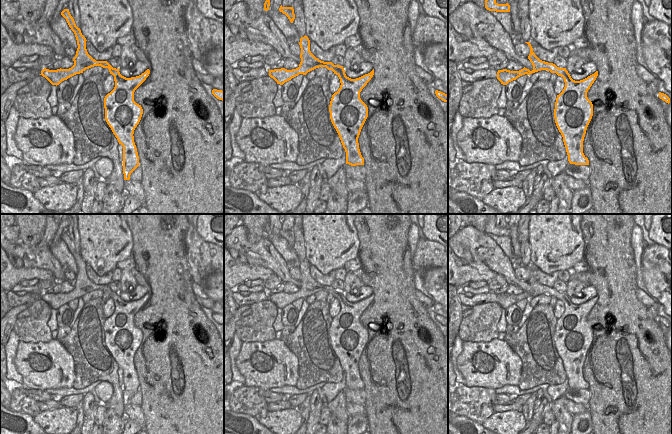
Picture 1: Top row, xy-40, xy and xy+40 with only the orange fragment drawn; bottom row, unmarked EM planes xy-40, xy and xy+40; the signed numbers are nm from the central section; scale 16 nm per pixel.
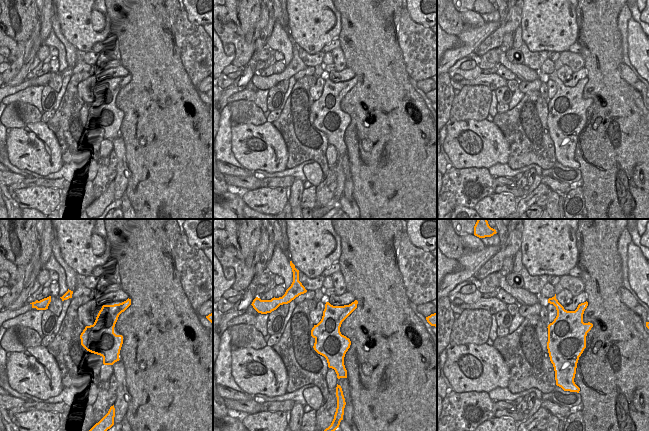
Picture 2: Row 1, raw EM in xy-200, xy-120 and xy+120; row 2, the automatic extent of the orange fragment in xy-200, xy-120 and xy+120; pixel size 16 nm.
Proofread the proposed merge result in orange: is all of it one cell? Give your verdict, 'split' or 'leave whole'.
leave whole

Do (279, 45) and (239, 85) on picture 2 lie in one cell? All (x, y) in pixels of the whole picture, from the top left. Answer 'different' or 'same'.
different

